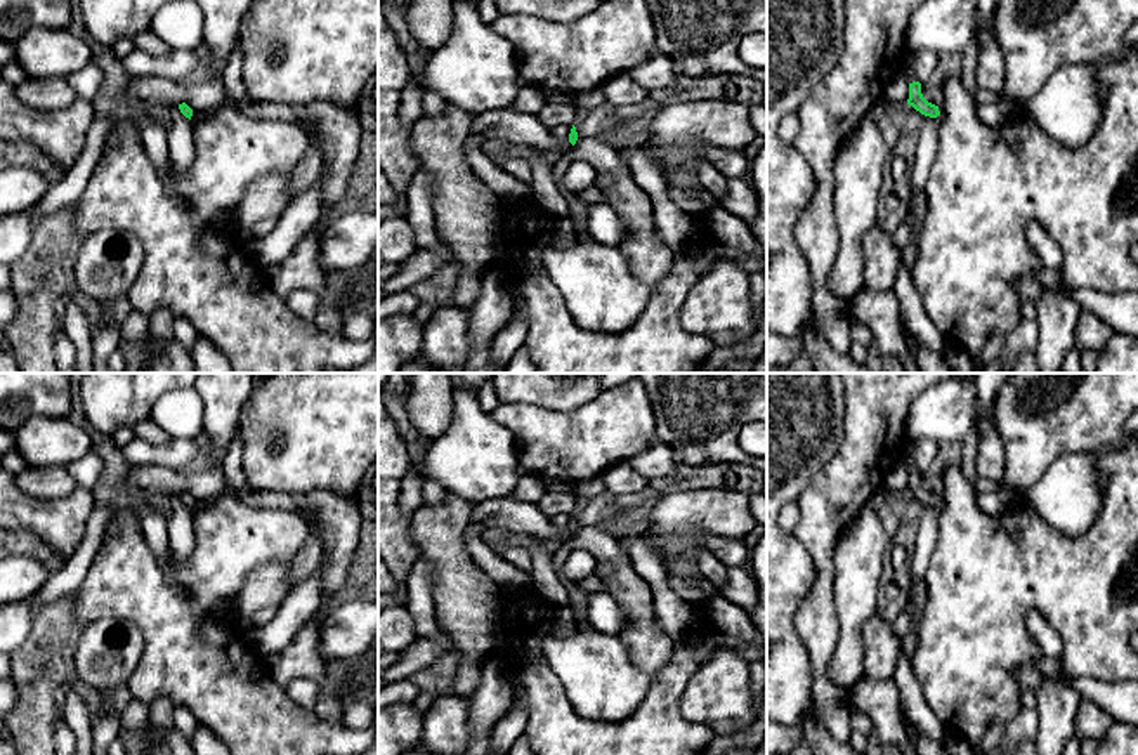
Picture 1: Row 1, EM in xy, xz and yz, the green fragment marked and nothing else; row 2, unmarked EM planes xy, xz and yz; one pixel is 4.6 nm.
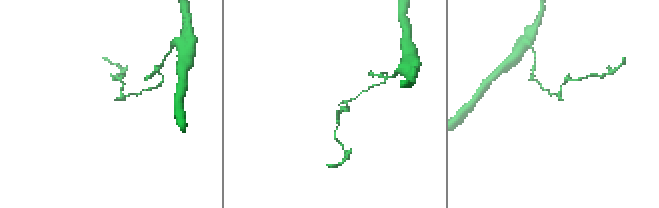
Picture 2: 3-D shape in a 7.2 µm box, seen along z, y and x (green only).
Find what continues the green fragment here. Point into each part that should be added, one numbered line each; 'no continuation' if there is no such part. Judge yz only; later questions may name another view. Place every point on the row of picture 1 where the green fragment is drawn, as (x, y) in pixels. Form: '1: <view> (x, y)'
no continuation

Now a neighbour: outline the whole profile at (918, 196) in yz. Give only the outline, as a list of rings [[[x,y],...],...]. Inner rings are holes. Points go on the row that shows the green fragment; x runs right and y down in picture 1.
[[[923,189],[911,191],[909,212],[912,215],[912,234],[909,245],[902,250],[902,264],[911,271],[918,259],[918,243],[916,236],[921,229],[925,213],[926,213],[926,193]]]

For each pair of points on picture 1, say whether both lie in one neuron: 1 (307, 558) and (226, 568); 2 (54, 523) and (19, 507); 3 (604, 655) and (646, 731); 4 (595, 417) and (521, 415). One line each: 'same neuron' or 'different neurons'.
1: different neurons
2: same neuron
3: different neurons
4: same neuron

